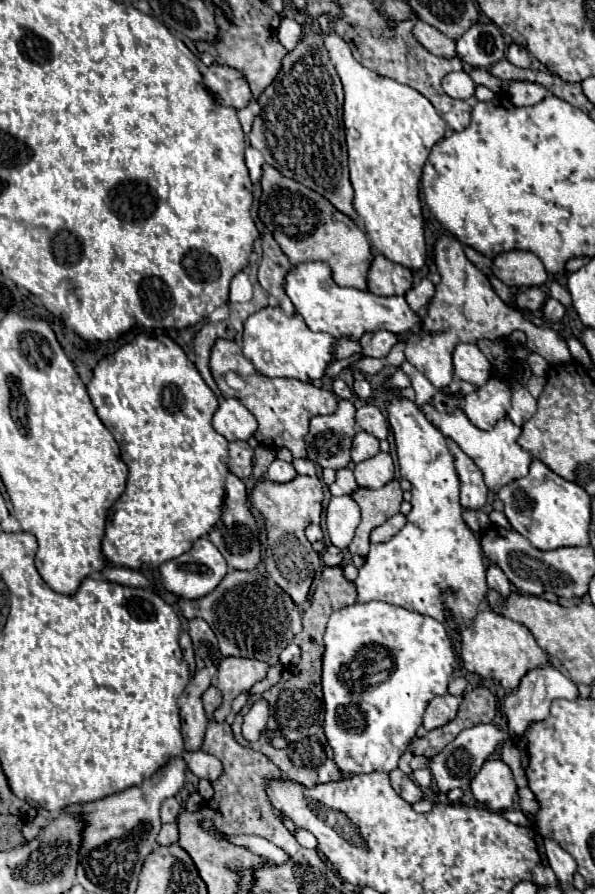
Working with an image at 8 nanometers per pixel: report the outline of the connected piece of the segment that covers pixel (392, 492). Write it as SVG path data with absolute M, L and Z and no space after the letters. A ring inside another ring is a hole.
M392 479L390 483L386 483L380 489L356 489L352 493L352 497L362 511L362 521L356 529L356 539L350 543L348 551L352 555L366 557L368 545L370 545L370 541L368 541L370 531L400 511L402 489L400 489L400 483L396 479ZM380 515L384 519L380 519Z

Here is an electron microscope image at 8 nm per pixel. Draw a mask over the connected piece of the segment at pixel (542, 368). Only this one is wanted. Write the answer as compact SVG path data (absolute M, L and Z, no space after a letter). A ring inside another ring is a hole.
M530 353L526 361L528 361L530 369L532 369L532 375L538 375L538 377L546 377L546 371L548 371L550 363L548 363L548 361L546 361L542 355L538 355L538 353Z

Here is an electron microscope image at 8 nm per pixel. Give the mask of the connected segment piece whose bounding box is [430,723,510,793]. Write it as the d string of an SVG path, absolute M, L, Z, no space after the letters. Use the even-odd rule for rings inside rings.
M488 723L488 725L476 725L476 727L470 727L466 731L462 731L452 743L448 743L436 757L432 757L432 763L430 763L430 771L436 779L436 785L442 793L448 793L452 789L466 789L474 775L480 771L482 763L494 753L494 749L498 747L500 741L506 741L510 739L506 731L502 731L500 727Z

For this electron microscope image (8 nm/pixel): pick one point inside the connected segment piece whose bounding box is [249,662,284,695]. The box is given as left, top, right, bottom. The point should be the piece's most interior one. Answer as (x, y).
(274, 673)

